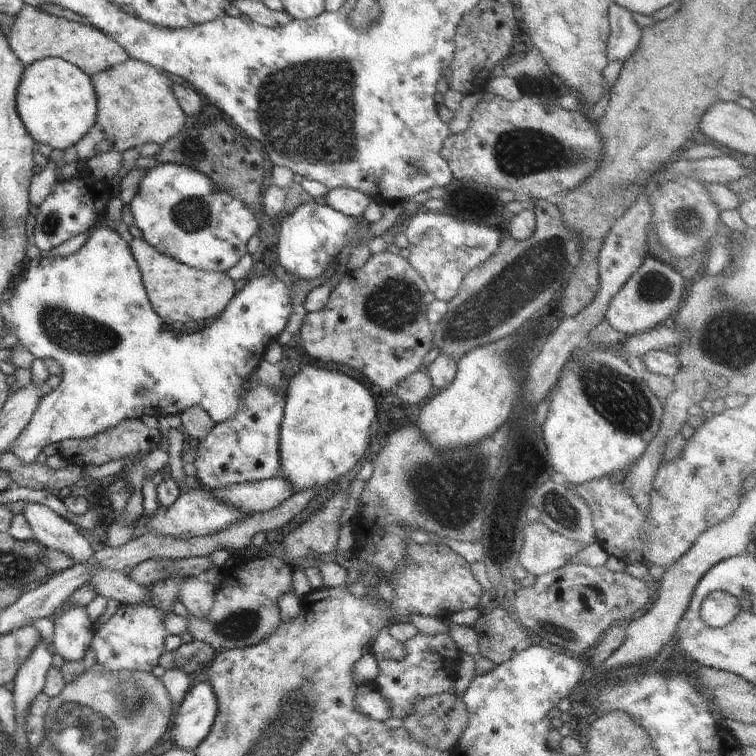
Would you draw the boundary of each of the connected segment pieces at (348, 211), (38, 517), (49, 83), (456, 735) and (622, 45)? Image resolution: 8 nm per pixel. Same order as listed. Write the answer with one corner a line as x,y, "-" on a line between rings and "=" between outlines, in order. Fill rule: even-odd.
338,187
329,189
322,200
334,210
346,216
351,216
354,219
362,219
364,211
372,198
356,189
=
26,503
21,510
30,525
33,539
50,550
68,553
76,563
83,563
95,553
76,525
40,503
=
48,57
24,67
16,89
16,110
36,143
66,150
92,128
97,100
91,77
60,57
=
451,691
417,700
411,711
403,716
402,727
417,743
436,750
452,752
458,745
462,733
466,730
468,719
464,701
457,698
=
614,2
609,6
611,33
606,47
609,62
624,62
639,46
642,28
634,21
631,13

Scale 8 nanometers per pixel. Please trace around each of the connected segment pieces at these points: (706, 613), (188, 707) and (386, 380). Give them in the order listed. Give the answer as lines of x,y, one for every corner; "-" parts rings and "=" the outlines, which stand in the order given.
714,591
707,594
701,604
701,617
713,627
728,624
741,608
739,602
731,594
=
209,683
194,684
172,717
164,745
194,751
208,736
216,711
216,695
=
388,251
374,253
370,255
370,260
368,260
360,270
347,272
339,280
339,283
331,290
328,301
322,309
306,314
296,336
296,342
298,343
300,352
308,354
312,360
324,362
324,364
328,364
328,366
330,366
330,364
334,364
334,366
350,366
350,368
354,368
356,372
364,374
366,380
368,380
370,384
374,384
378,386
378,388
384,388
384,390
391,390
391,388
396,386
396,383
400,382
402,378
421,370
421,364
430,356
429,351
432,348
433,332
432,325
427,321
426,313
427,308
434,300
436,300
436,298
433,295
433,292
428,288
428,285
420,276
420,273
406,259

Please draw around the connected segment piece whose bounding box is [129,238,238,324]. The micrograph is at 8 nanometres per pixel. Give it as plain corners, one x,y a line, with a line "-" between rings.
133,239
130,252
136,259
149,301
163,322
188,324
217,317
228,306
238,291
235,282
226,273
201,271
176,262
174,258
160,254
144,239

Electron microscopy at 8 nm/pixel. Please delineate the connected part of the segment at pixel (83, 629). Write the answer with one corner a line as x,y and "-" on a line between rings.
64,605
51,618
53,620
54,653
65,661
82,659
91,646
94,624
82,605

